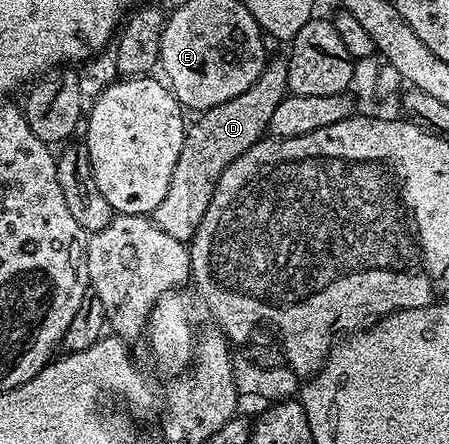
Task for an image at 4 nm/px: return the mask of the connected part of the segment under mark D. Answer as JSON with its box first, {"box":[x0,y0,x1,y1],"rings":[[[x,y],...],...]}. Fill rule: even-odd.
{"box":[152,57,287,243],"rings":[[[271,57],[262,75],[248,89],[240,92],[240,96],[232,96],[232,100],[224,104],[216,104],[201,111],[195,117],[198,119],[187,125],[184,148],[180,148],[180,160],[176,160],[168,192],[164,195],[164,200],[156,204],[152,215],[154,223],[168,232],[168,236],[176,236],[176,240],[185,243],[193,238],[196,228],[200,228],[200,220],[204,220],[204,212],[208,212],[208,204],[212,204],[214,189],[224,168],[248,152],[248,148],[263,141],[264,135],[269,131],[272,112],[276,112],[283,98],[287,97],[287,80],[287,59]]]}

